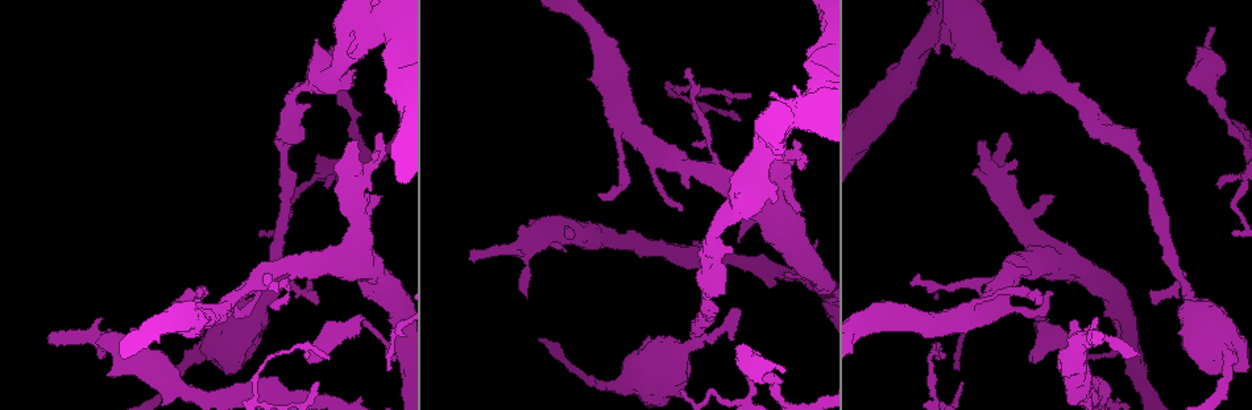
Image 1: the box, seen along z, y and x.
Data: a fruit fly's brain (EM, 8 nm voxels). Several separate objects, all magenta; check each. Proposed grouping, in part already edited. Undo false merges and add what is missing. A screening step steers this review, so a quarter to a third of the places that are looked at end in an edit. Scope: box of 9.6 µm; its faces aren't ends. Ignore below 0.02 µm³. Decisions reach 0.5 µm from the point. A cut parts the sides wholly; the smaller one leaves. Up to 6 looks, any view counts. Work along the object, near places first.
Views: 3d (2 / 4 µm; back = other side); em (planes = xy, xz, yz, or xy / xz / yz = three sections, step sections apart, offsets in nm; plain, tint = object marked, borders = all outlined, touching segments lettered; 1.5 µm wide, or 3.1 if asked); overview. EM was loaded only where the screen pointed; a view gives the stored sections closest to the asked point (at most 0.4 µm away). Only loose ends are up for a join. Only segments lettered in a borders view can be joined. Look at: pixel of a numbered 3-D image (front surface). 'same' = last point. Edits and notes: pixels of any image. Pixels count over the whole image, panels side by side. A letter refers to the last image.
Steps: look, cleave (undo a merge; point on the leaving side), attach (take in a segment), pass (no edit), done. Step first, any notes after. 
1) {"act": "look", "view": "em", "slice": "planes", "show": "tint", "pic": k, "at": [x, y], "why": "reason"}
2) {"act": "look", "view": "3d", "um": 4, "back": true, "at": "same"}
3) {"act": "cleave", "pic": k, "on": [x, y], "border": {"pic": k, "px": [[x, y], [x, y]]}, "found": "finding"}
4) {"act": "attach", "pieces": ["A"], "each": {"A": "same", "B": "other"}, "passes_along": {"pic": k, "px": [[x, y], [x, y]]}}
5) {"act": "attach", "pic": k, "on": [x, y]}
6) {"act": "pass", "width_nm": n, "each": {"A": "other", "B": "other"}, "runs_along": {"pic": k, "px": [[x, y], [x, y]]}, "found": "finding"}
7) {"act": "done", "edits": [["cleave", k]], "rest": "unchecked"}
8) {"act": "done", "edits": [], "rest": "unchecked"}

{"act": "look", "view": "3d", "um": 4, "pic": 1, "at": [1034, 360], "why": "branch stops here"}

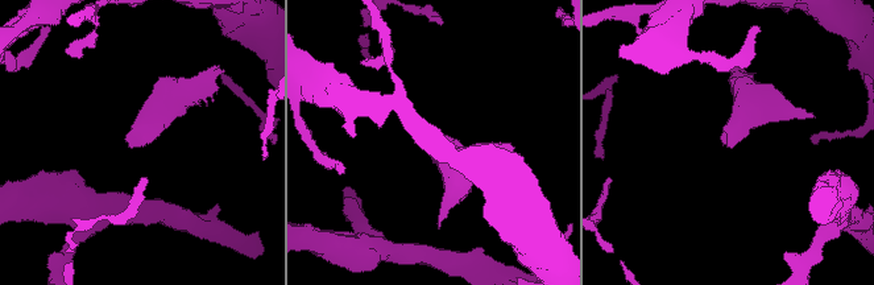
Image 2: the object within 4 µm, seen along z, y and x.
{"act": "look", "view": "em", "slice": "planes", "show": "borders", "pic": 2, "at": [730, 139], "why": "now the EM"}

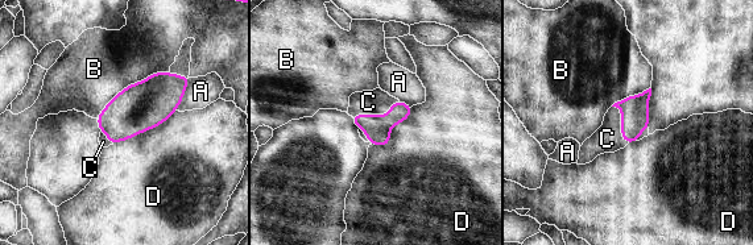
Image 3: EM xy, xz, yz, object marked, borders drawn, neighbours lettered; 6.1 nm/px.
{"act": "attach", "pieces": ["C"], "each": {"A": "other", "B": "other", "C": "same", "D": "other"}, "found": "the cell continues"}

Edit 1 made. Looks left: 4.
{"act": "look", "view": "overview"}

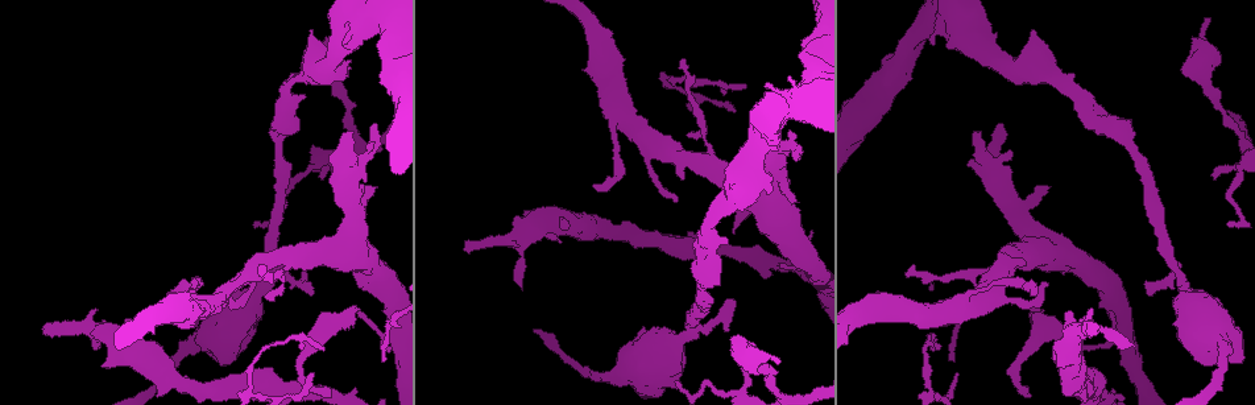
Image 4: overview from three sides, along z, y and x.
{"act": "look", "view": "em", "slice": "planes", "show": "plain", "pic": 4, "at": [314, 293], "why": "an open end"}

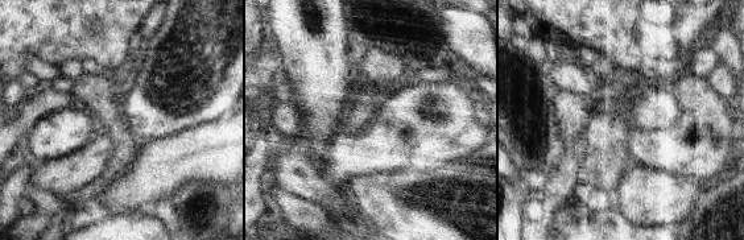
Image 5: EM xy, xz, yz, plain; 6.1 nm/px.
{"act": "look", "view": "em", "slice": "planes", "show": "borders", "at": "same"}

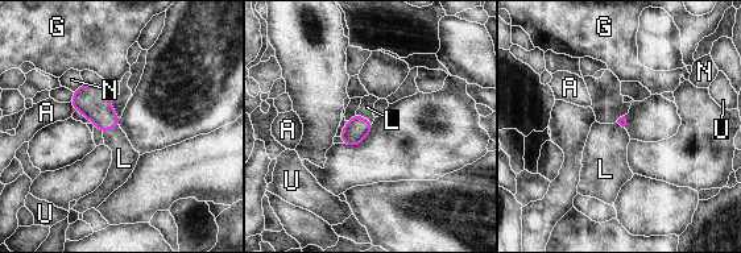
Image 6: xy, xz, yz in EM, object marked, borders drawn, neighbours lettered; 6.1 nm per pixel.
{"act": "attach", "pieces": ["L"], "longest_contact_nm": ["L", 120], "each": {"A": "other", "G": "other", "L": "same", "N": "other", "U": "other"}, "passes_along": {"pic": 6, "px": [[91, 100], [111, 128], [124, 158]]}, "found": "it goes on there"}

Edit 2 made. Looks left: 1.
{"act": "done", "edits": [["attach", 3], ["attach", 6]], "rest": "unchecked"}

